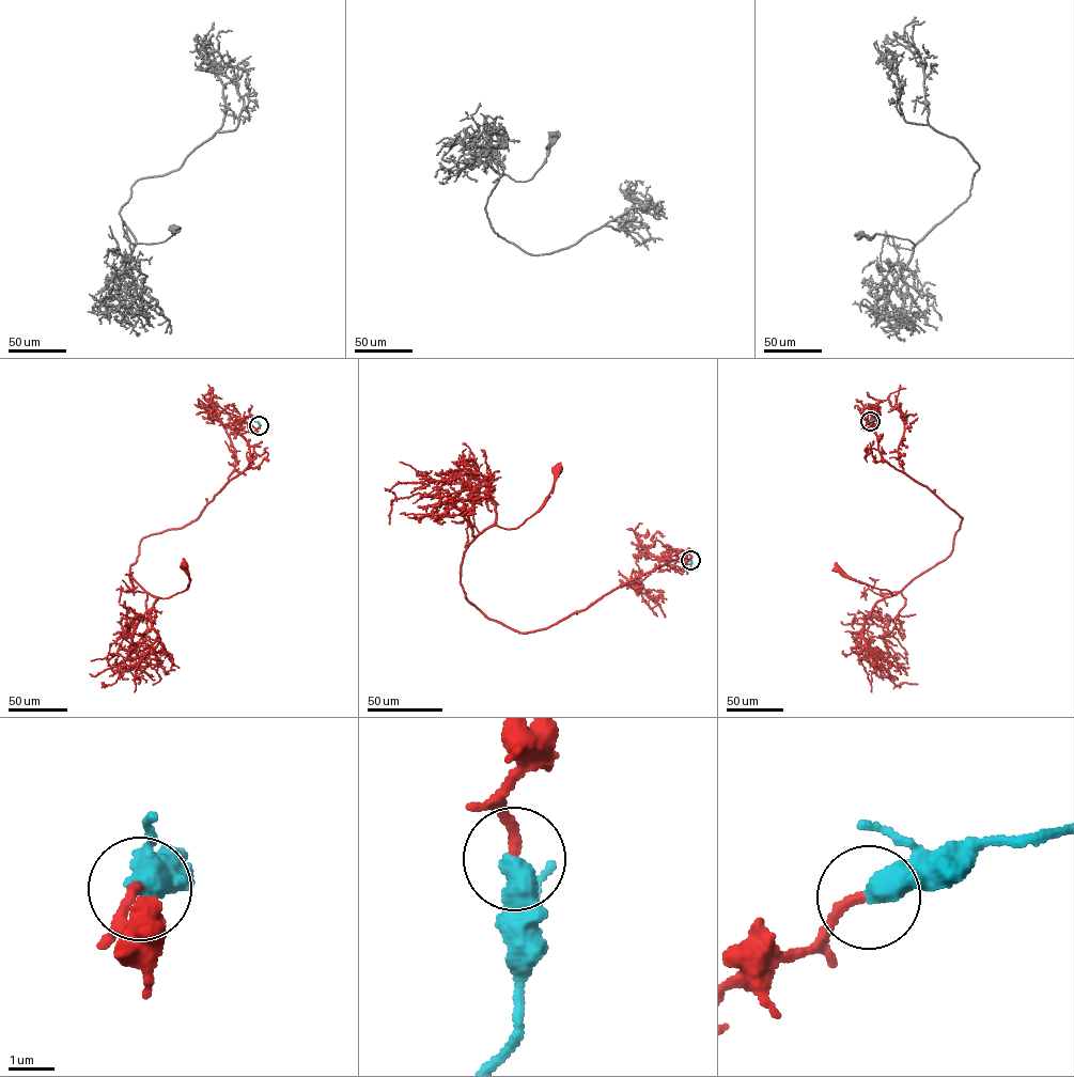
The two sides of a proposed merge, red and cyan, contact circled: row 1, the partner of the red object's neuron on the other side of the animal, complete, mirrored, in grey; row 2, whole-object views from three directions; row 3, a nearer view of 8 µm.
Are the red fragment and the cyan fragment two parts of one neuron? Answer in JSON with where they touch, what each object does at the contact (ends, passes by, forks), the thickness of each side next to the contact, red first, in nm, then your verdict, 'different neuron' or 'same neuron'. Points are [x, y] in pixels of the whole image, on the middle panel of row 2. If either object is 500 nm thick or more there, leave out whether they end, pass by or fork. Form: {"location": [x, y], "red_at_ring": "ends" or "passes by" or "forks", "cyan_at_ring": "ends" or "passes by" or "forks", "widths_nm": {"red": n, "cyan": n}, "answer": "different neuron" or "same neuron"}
{"location": [690, 560], "widths_nm": {"red": 200, "cyan": 550}, "answer": "same neuron"}

